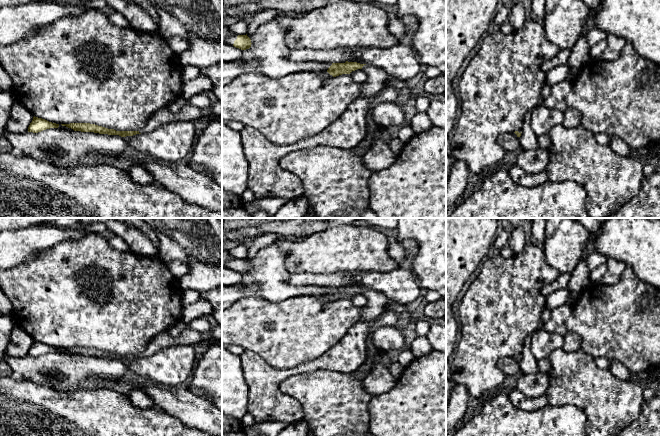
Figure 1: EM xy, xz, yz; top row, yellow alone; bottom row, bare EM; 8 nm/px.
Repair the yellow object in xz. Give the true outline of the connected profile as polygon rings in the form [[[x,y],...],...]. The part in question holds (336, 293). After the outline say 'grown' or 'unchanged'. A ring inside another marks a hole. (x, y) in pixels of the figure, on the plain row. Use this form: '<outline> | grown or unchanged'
[[[348,285],[345,287],[332,287],[327,296],[336,301],[342,298],[350,298],[357,293],[362,293],[367,298],[367,305],[363,309],[360,321],[373,321],[387,312],[385,306],[390,300],[384,294],[374,289]]] | grown

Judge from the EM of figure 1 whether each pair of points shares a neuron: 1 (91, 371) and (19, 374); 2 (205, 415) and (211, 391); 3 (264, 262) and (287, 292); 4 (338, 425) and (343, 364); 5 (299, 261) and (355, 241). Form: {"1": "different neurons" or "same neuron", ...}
{"1": "same neuron", "2": "different neurons", "3": "same neuron", "4": "different neurons", "5": "same neuron"}

